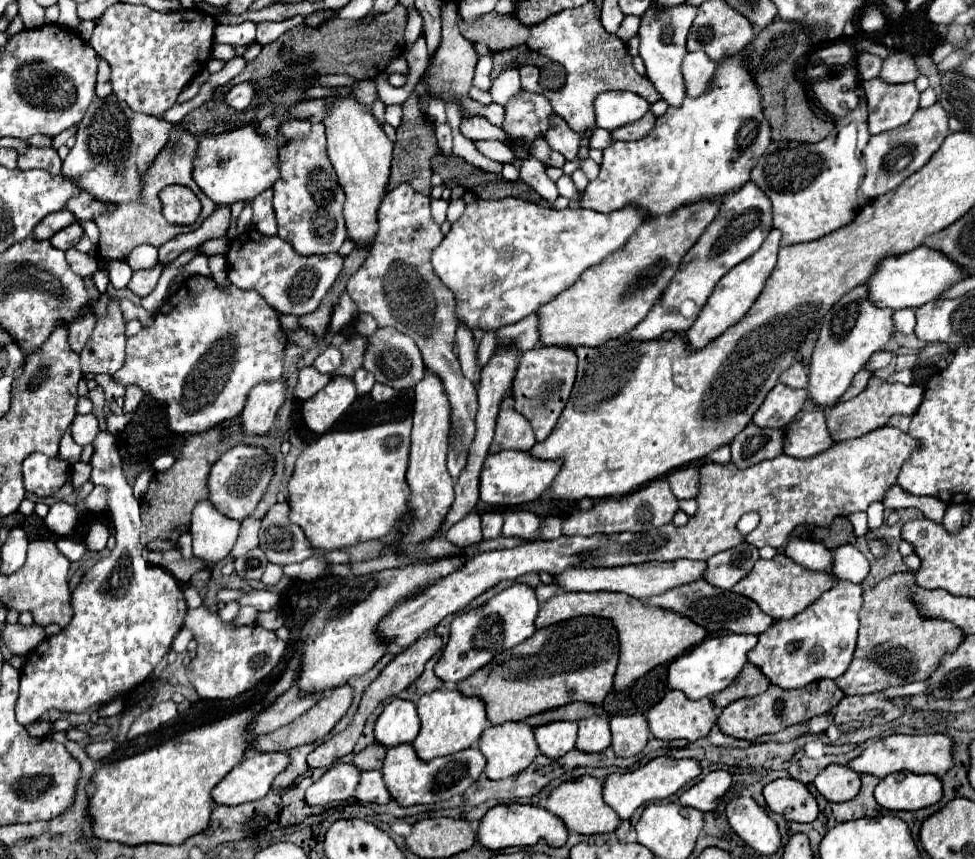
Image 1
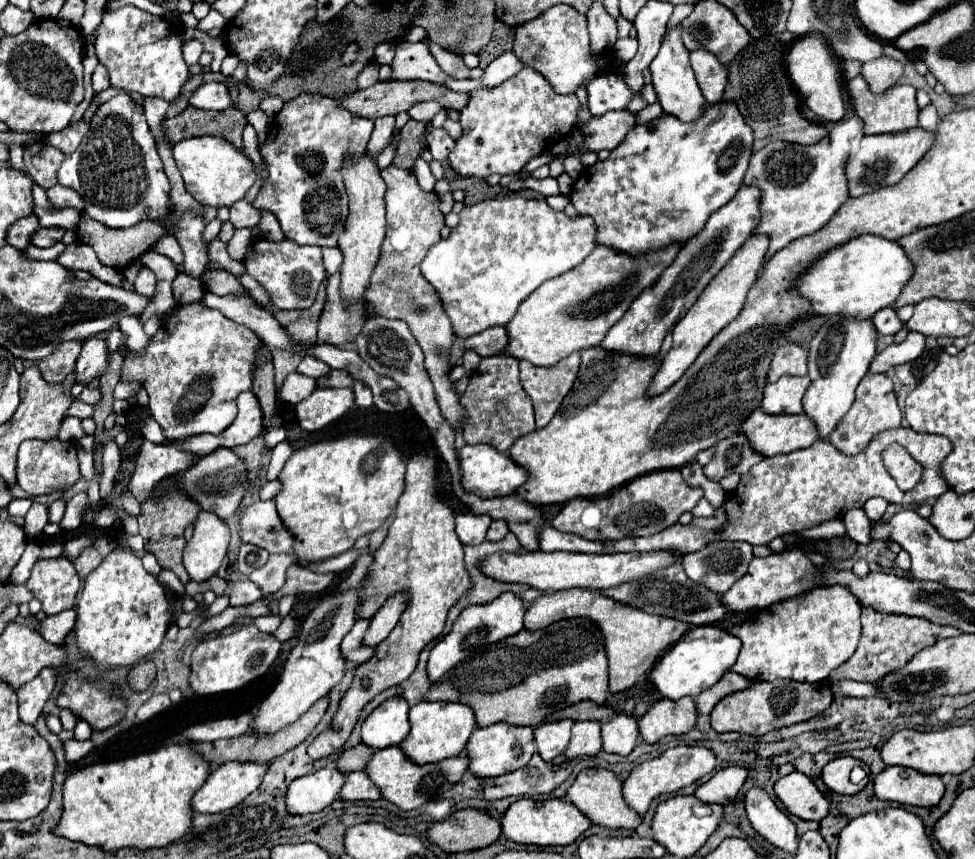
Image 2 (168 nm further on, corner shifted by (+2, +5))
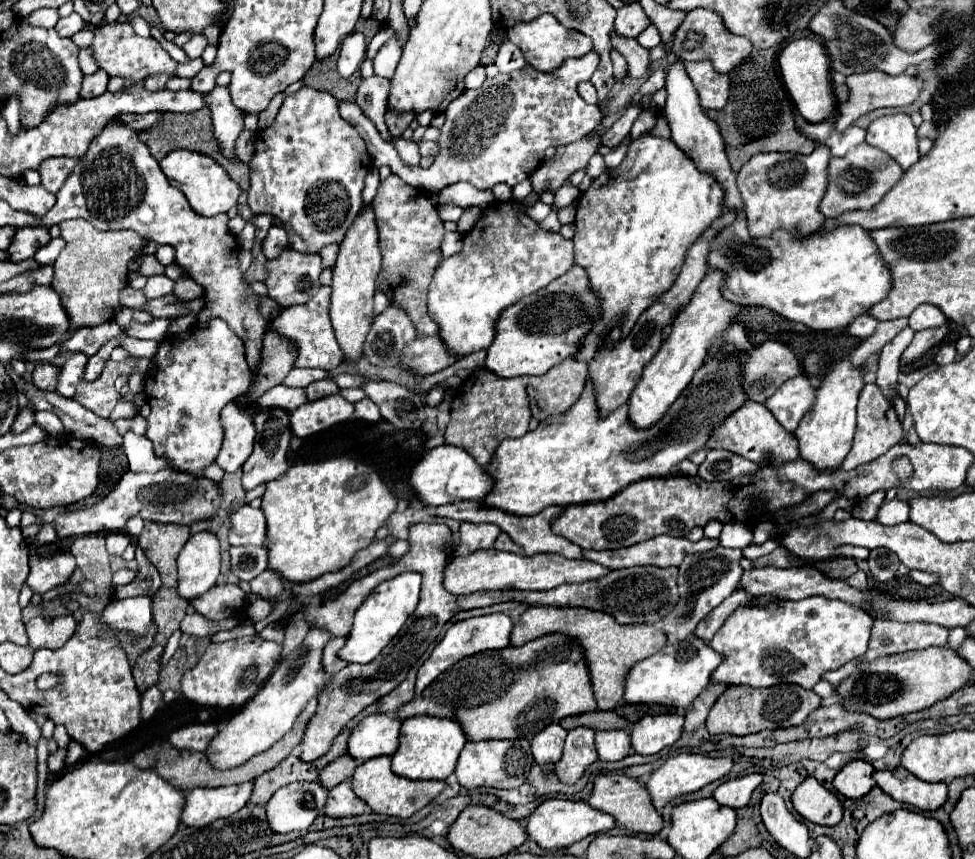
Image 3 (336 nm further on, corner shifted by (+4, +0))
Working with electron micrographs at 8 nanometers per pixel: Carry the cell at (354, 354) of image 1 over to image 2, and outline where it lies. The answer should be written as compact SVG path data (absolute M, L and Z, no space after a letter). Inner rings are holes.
M331 369L327 375L319 377L319 387L351 387L353 377L347 373L347 369Z

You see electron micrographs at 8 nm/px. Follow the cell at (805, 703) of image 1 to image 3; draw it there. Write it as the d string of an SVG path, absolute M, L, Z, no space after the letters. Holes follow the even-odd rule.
M777 684L771 688L749 688L749 686L729 686L721 698L713 704L709 712L709 732L711 734L735 734L747 736L761 730L791 728L805 722L811 710L819 708L821 698L813 690L805 690L797 684Z

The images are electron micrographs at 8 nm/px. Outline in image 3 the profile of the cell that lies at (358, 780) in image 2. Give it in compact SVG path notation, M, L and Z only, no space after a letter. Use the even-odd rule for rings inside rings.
M341 782L339 786L329 790L329 798L325 804L325 816L349 818L349 816L359 816L367 812L369 812L369 806L365 806L365 802L355 796L349 782Z

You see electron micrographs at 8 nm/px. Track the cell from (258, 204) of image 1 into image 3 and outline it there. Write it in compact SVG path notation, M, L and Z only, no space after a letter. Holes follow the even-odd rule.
M273 226L267 234L267 238L263 240L263 254L273 260L277 258L285 248L289 248L289 240L287 240L287 232L281 226Z

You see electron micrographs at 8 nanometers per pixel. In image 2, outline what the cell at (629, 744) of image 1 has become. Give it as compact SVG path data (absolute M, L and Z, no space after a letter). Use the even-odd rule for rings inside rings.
M615 715L607 723L603 723L603 751L617 753L617 755L629 755L637 741L639 741L639 725L629 715Z

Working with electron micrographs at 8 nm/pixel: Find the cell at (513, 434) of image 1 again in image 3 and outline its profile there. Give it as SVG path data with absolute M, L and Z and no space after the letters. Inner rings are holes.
M477 368L453 394L445 444L461 446L475 458L475 462L479 462L479 466L487 466L499 442L523 436L529 430L529 420L531 410L521 378L499 378L487 368Z

